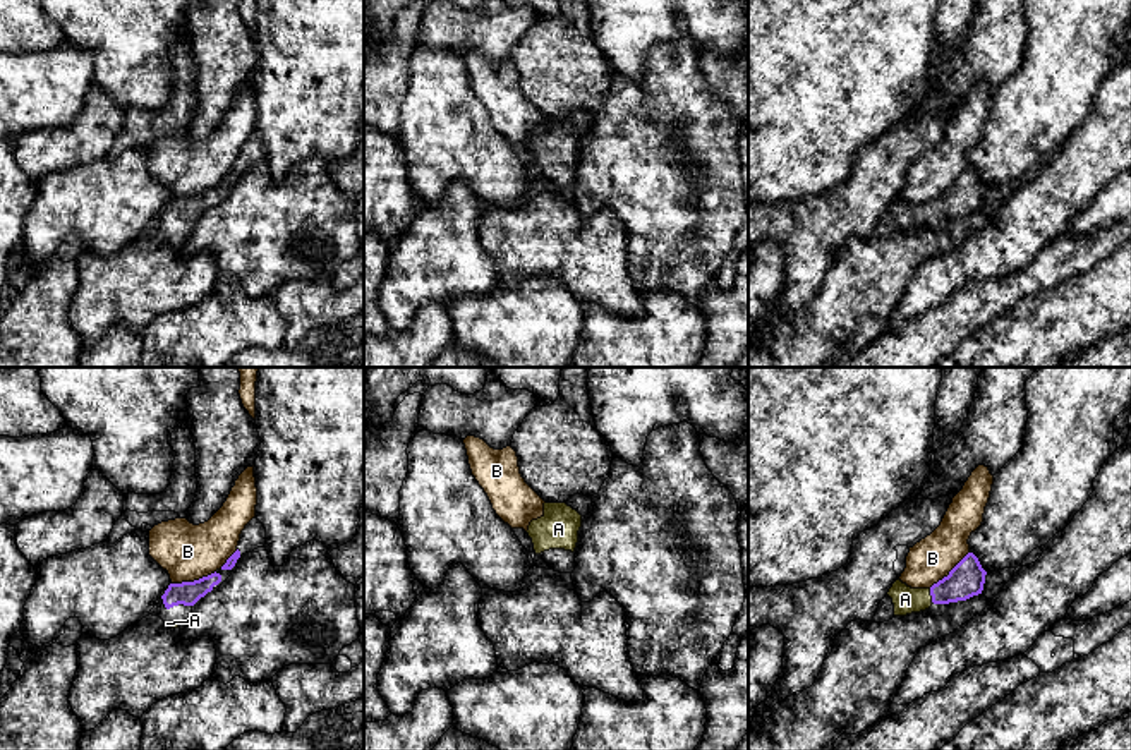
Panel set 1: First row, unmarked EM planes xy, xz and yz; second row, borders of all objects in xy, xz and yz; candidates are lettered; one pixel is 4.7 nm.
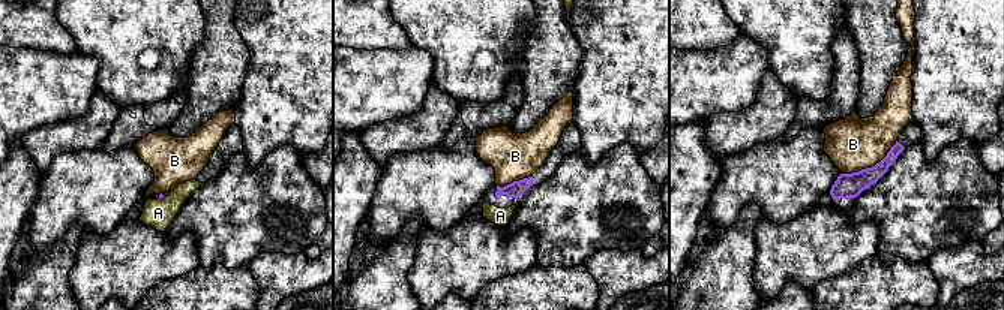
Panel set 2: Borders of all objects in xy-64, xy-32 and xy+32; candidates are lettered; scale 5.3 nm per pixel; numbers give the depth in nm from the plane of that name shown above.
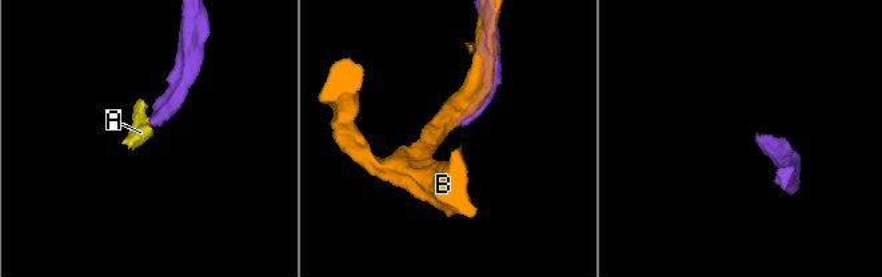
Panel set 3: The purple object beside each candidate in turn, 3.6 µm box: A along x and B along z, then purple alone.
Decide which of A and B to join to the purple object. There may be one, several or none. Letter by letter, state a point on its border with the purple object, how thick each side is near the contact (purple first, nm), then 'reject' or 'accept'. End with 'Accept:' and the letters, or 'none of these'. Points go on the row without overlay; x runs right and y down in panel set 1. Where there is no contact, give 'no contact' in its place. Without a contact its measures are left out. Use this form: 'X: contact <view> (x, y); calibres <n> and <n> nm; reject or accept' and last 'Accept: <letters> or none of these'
A: contact yz (931, 210); calibres 170 and 120 nm; accept
B: contact xy (194, 196); calibres 110 and 260 nm; reject
Accept: A

